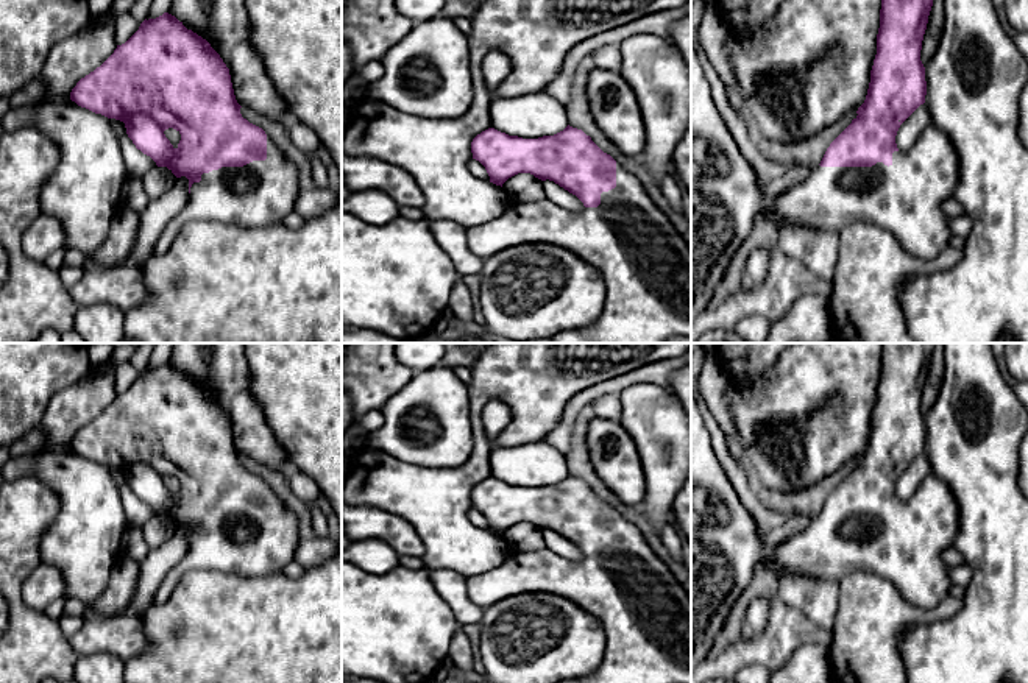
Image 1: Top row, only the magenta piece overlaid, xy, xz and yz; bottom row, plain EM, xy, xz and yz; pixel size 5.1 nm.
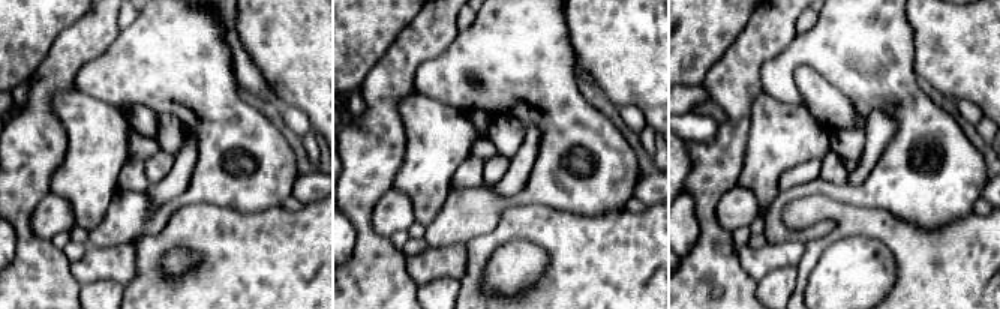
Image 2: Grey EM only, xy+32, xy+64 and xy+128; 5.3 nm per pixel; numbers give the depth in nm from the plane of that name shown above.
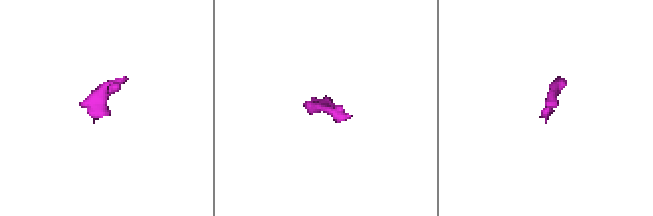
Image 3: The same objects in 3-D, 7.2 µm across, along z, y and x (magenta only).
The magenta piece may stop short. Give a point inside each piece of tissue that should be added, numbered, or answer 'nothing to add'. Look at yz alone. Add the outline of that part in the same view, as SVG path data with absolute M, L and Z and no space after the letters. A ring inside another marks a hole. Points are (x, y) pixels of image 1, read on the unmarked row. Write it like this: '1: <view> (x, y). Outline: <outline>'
1: yz (905, 548). Outline: M691 387L691 672L710 656L736 599L752 583L753 571L767 563L775 574L796 572L839 582L863 571L892 582L914 607L930 610L952 586L942 552L958 535L958 504L950 487L928 474L906 501L894 501L888 516L816 516L802 532L764 547L753 518L744 508L721 466L710 430Z

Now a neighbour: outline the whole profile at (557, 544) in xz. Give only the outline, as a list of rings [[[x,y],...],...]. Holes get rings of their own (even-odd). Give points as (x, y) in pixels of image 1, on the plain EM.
[[[543,530],[543,538],[546,543],[546,547],[555,554],[560,558],[569,560],[569,561],[580,561],[583,560],[583,552],[554,530]]]

